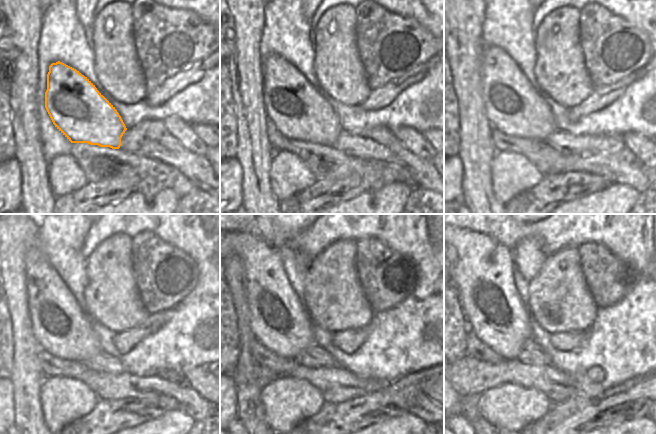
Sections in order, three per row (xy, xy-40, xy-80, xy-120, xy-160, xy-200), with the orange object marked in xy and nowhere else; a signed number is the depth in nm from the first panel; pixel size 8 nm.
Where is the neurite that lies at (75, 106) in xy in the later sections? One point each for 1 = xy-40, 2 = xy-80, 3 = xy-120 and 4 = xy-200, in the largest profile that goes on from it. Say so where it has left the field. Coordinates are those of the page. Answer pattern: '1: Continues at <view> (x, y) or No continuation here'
1: Continues at xy-40 (296, 109)
2: Continues at xy-80 (513, 107)
3: Continues at xy-120 (60, 327)
4: Continues at xy-200 (481, 270)

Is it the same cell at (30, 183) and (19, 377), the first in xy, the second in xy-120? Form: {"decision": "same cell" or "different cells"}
{"decision": "same cell"}

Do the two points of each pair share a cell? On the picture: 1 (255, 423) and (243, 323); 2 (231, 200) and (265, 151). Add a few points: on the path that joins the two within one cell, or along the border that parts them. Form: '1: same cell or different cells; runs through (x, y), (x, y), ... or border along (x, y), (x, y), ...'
1: same cell; runs through (249, 398), (245, 348)
2: different cells; border along (239, 163), (242, 169), (241, 189), (243, 203)

